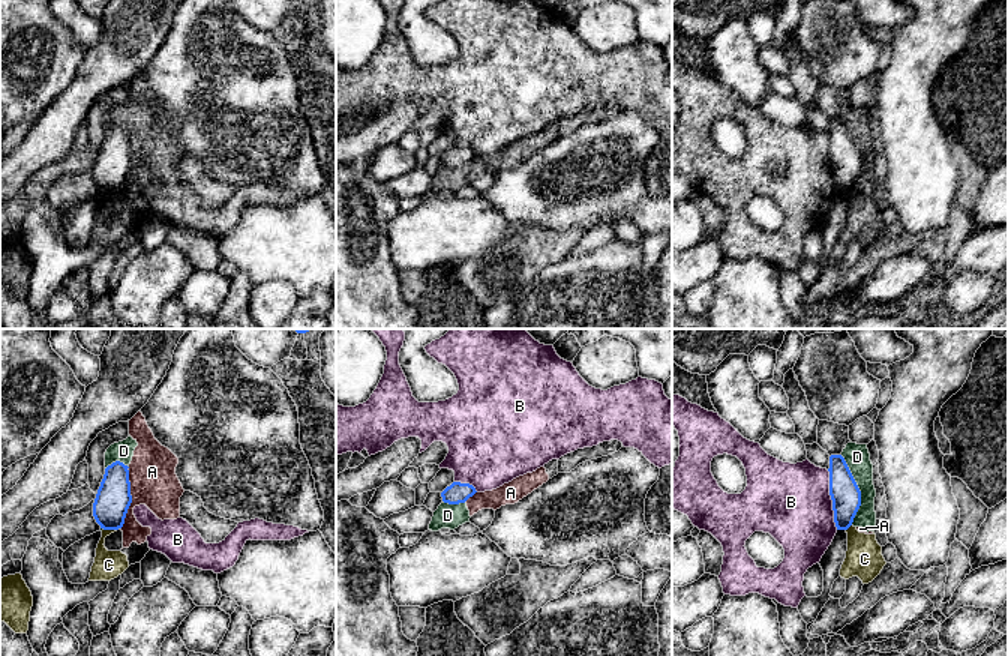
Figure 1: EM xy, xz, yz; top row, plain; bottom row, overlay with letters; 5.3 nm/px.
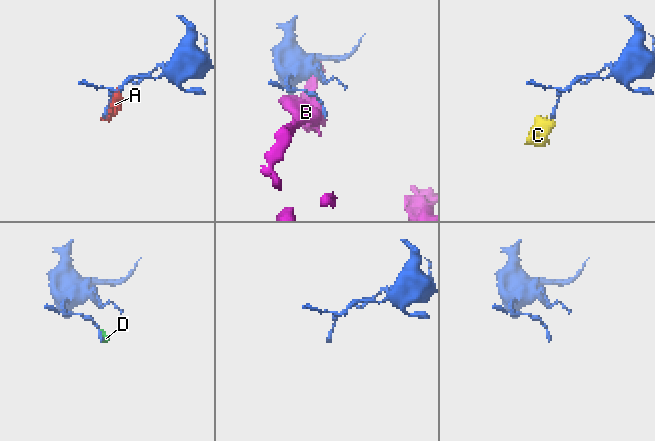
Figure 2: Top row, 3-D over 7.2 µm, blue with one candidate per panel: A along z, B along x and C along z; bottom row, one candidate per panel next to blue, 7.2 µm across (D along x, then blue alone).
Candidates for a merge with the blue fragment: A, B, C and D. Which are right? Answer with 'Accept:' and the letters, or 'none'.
Accept: none

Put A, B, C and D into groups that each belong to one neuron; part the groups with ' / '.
A C D / B

